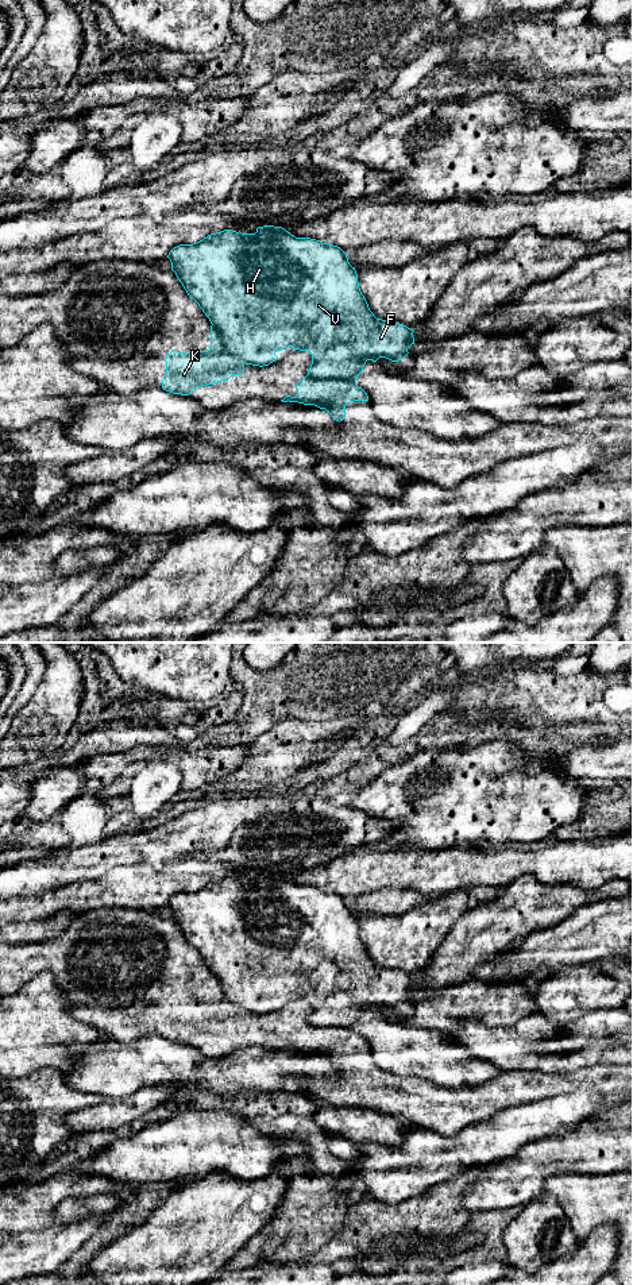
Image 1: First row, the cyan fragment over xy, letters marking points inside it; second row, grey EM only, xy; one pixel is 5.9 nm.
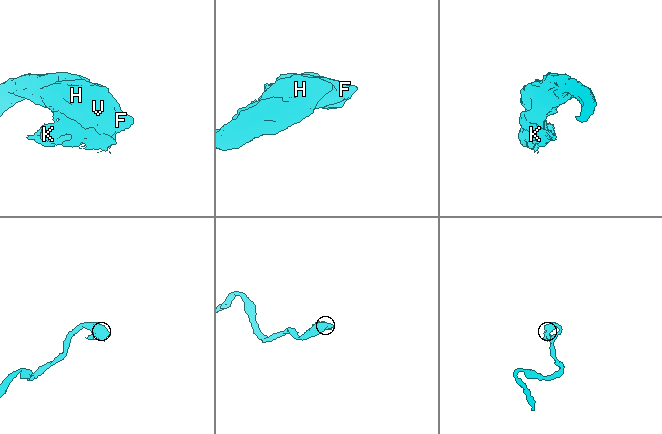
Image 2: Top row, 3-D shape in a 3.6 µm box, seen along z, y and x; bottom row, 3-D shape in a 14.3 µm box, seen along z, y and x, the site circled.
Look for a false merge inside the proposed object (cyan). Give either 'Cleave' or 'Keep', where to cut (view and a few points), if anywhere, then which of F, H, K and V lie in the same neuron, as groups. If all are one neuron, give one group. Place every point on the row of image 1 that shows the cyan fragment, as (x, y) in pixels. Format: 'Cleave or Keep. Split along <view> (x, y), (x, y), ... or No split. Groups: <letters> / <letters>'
Cleave. Split along xy (308, 374), (320, 379), (350, 379), (355, 384). Groups: F H V / K

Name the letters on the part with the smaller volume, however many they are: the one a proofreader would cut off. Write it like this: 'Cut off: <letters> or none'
Cut off: K

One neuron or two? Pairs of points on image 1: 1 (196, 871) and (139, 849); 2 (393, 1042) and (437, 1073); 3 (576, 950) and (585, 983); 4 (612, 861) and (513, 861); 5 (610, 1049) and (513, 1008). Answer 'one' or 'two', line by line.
1: two
2: one
3: two
4: one
5: two

